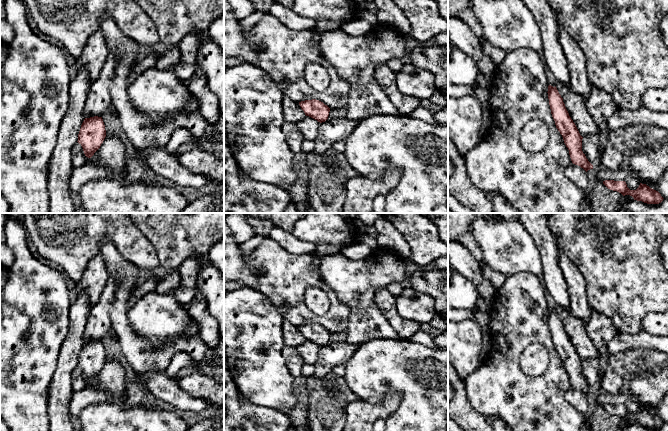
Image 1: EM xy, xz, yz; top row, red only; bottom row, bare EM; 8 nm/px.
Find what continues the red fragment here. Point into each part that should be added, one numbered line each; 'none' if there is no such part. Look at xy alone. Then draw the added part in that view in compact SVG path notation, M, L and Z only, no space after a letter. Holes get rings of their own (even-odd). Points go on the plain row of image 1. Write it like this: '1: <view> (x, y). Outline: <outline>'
none

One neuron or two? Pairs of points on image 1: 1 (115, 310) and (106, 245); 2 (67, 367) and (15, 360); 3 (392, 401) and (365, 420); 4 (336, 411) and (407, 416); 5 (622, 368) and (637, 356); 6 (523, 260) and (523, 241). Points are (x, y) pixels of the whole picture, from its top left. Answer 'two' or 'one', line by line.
1: one
2: two
3: one
4: two
5: one
6: one

